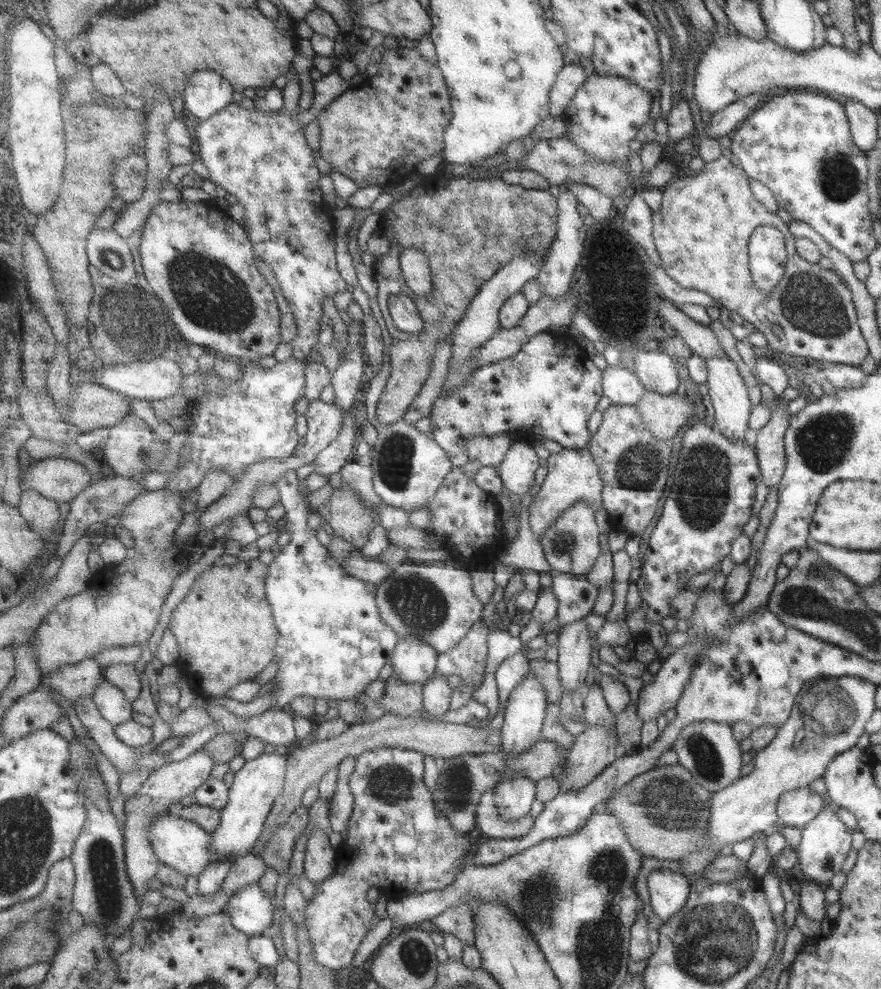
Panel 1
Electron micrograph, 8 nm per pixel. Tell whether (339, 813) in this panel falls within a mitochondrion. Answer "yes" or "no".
no

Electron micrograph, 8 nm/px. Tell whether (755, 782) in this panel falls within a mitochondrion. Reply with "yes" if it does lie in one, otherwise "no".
no

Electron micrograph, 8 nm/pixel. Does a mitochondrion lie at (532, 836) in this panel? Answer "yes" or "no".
no

